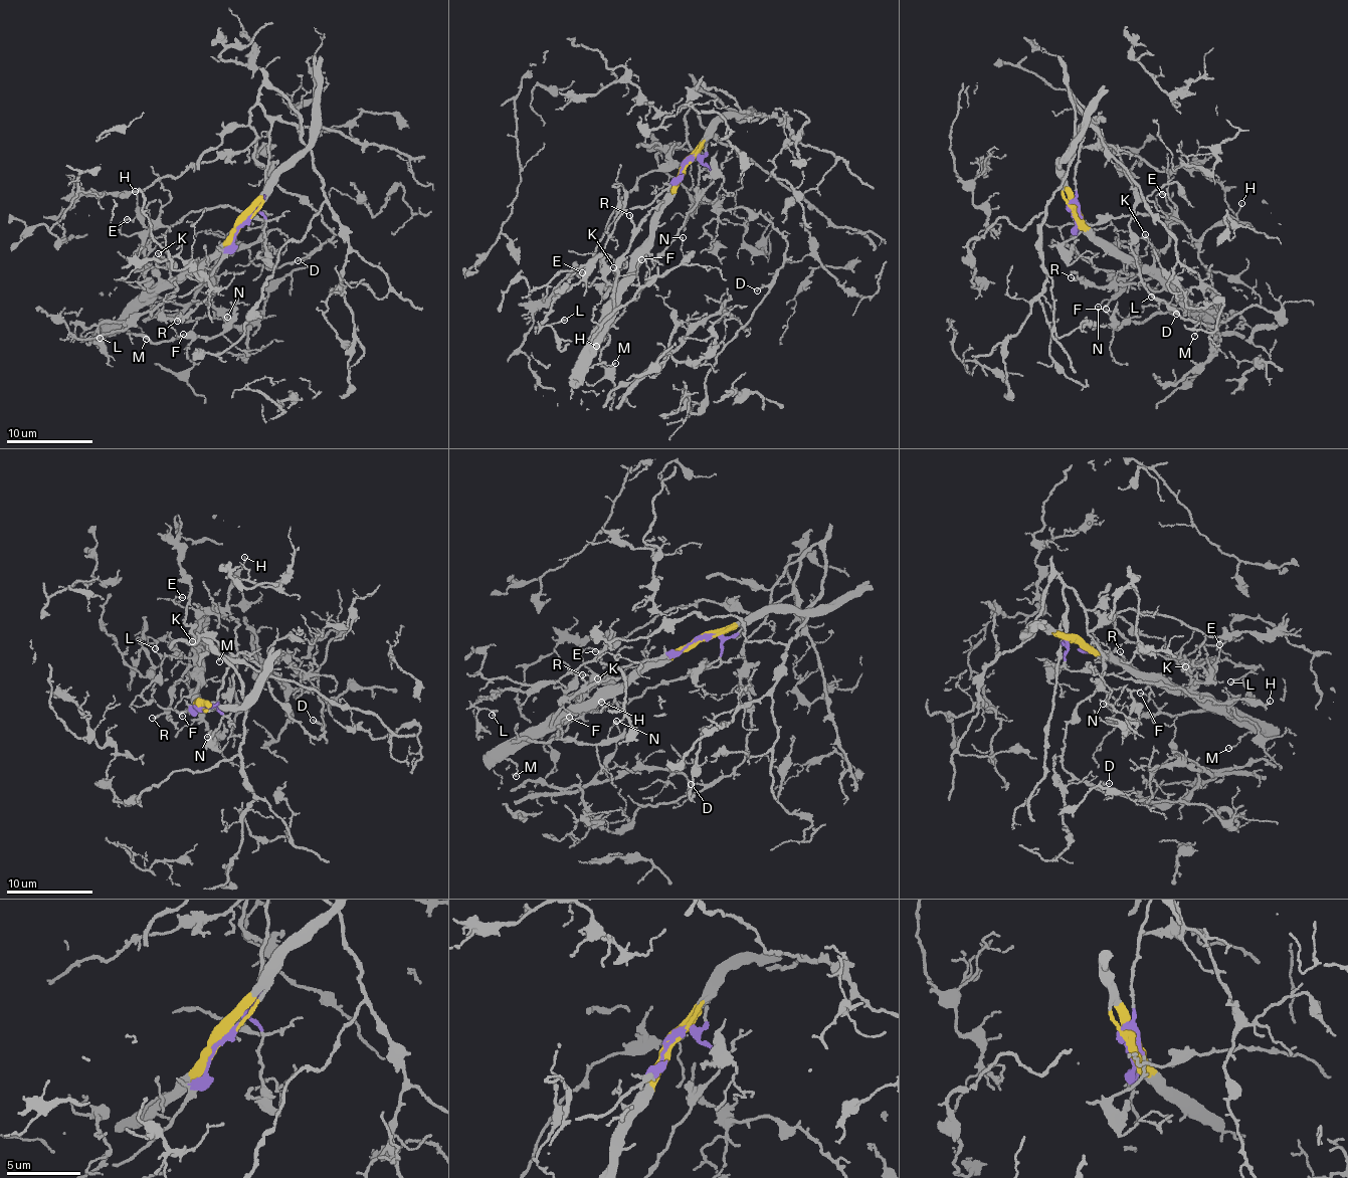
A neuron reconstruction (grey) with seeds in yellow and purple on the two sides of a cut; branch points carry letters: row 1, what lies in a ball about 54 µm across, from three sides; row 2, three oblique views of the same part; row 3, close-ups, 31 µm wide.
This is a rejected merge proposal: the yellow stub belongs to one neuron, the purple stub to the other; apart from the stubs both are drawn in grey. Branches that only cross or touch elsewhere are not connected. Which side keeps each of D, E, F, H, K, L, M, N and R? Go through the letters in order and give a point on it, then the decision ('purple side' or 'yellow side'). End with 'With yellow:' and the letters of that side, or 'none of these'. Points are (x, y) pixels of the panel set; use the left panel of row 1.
D: at (298, 260); purple side
E: at (127, 219); yellow side
F: at (183, 334); yellow side
H: at (135, 191); purple side
K: at (158, 253); yellow side
L: at (100, 338); purple side
M: at (146, 339); yellow side
N: at (227, 317); yellow side
R: at (177, 321); yellow side
With yellow: E, F, K, M, N, R

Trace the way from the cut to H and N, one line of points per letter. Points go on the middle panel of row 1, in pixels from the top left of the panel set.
H: (687, 163), (697, 158), (713, 173), (713, 182), (620, 318), (604, 327), (604, 342), (596, 346)
N: (687, 163), (653, 235), (588, 345), (603, 322), (675, 268), (683, 258), (684, 237)

